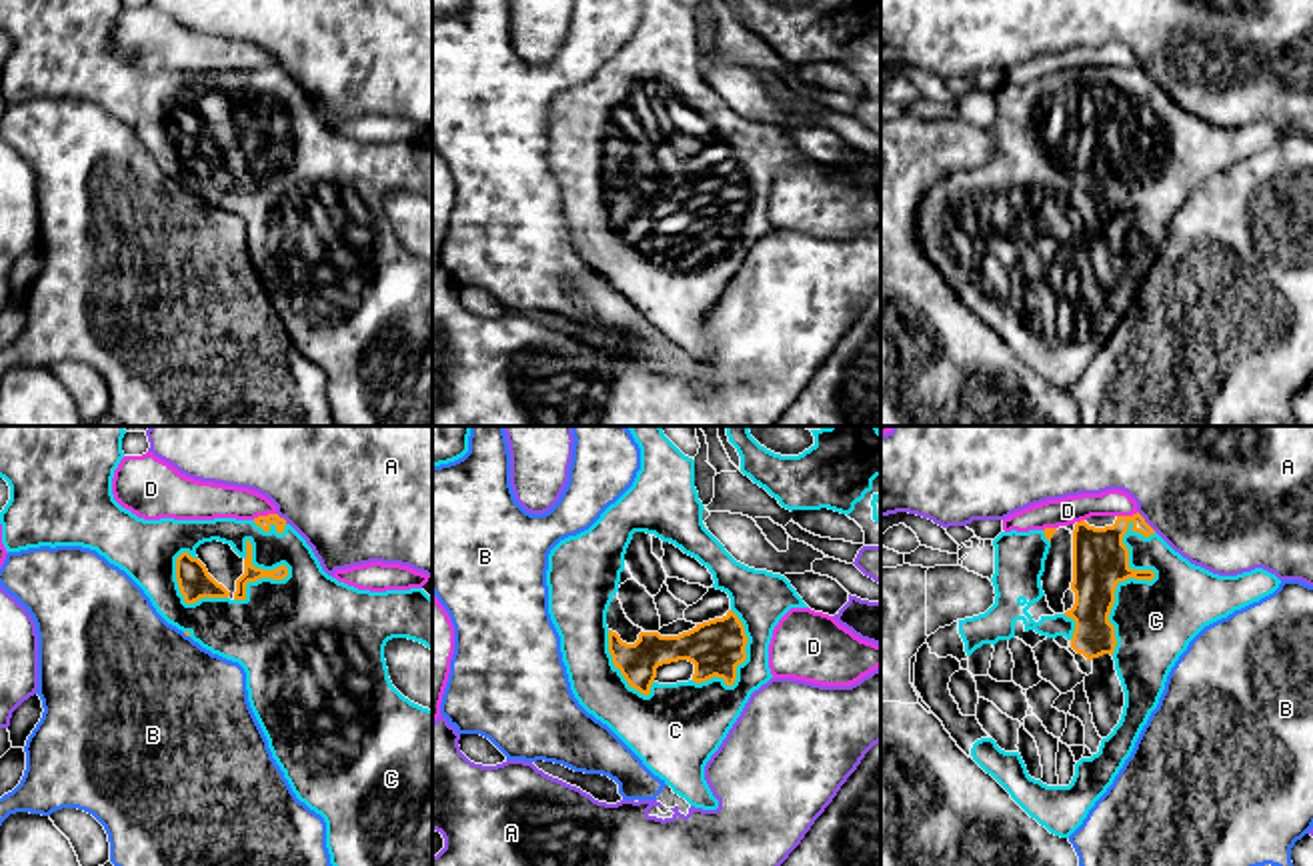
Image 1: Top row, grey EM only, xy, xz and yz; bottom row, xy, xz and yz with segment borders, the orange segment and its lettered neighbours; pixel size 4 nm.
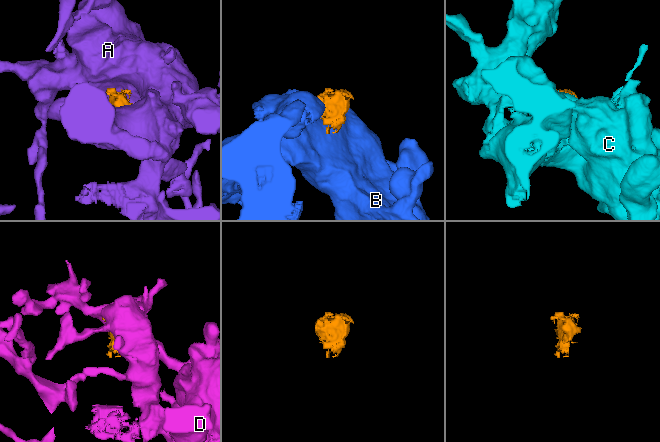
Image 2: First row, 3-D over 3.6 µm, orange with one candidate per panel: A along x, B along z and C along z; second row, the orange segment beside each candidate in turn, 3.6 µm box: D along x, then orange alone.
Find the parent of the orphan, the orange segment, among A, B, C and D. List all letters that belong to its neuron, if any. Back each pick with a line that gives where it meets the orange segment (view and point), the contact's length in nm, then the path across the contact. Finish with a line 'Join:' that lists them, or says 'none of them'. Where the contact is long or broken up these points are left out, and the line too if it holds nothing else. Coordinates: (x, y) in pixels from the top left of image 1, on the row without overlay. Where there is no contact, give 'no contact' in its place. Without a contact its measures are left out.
C: meets orange in yz at (1135, 130); contact 550 nm long
Join: C

